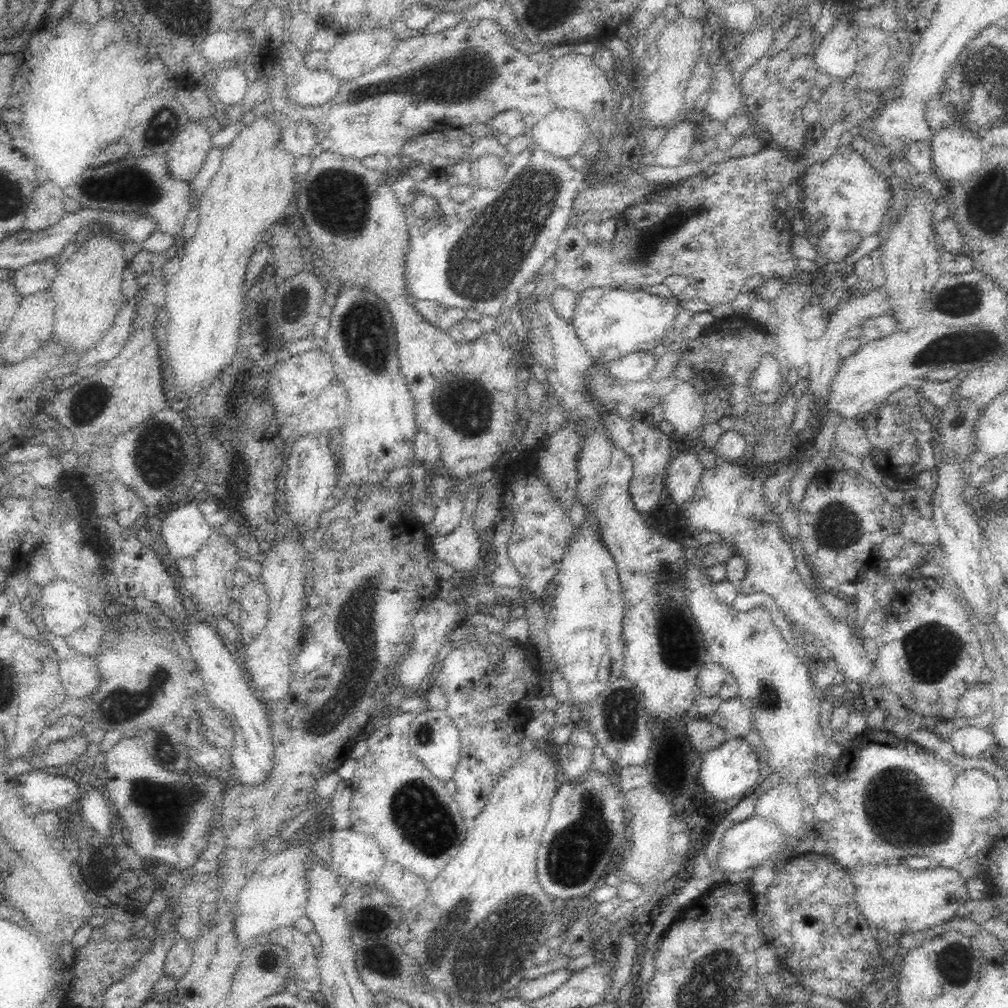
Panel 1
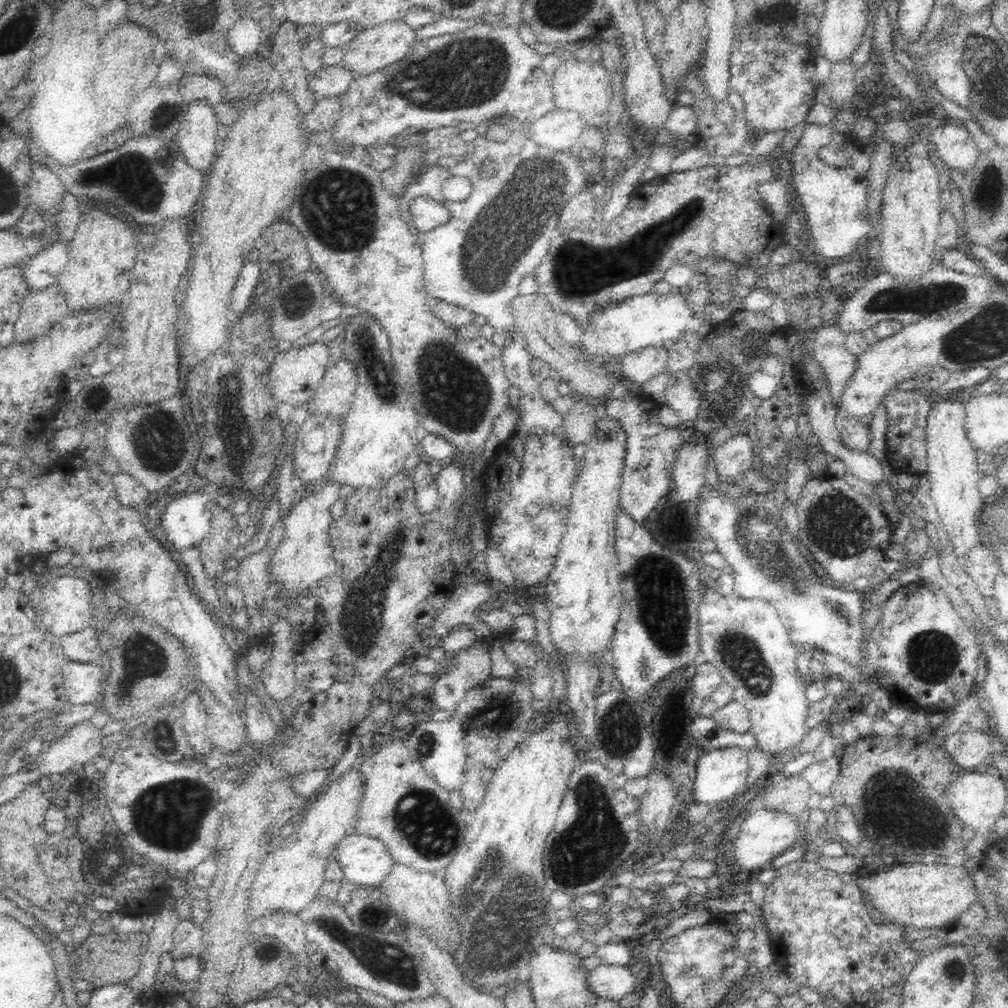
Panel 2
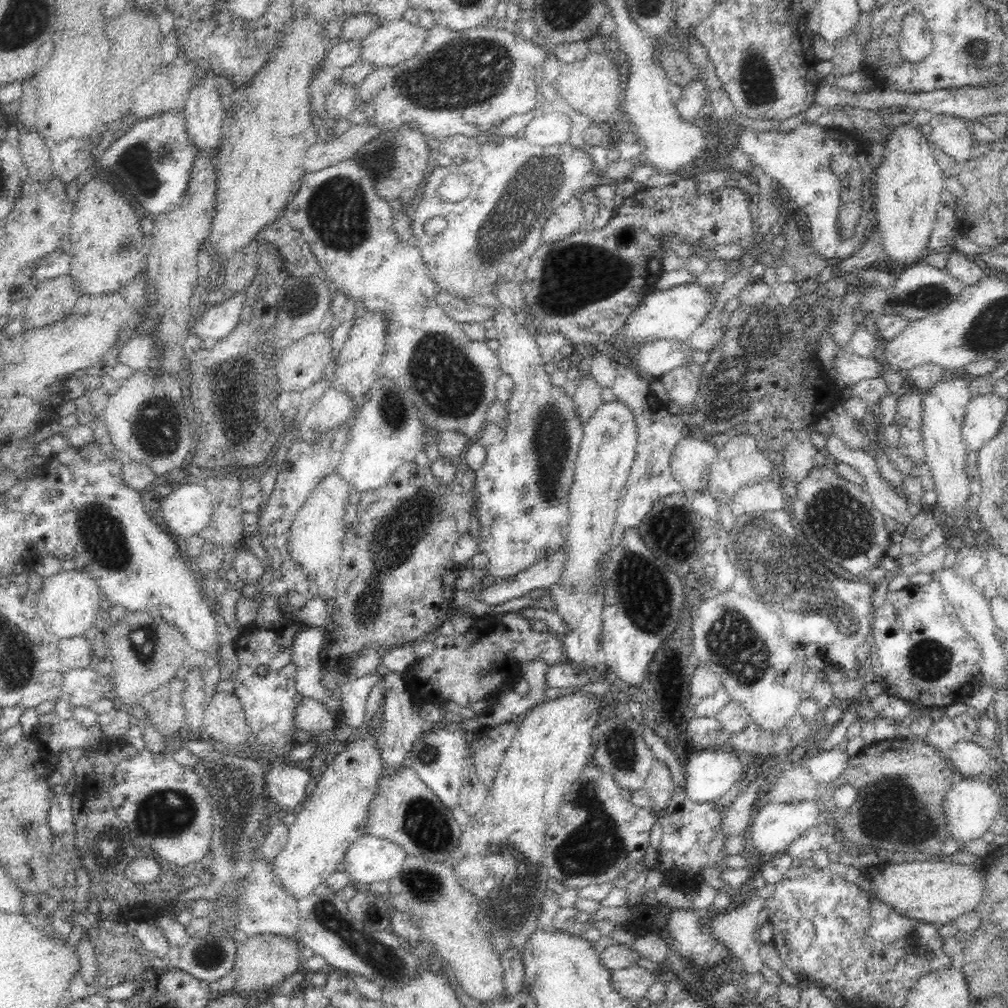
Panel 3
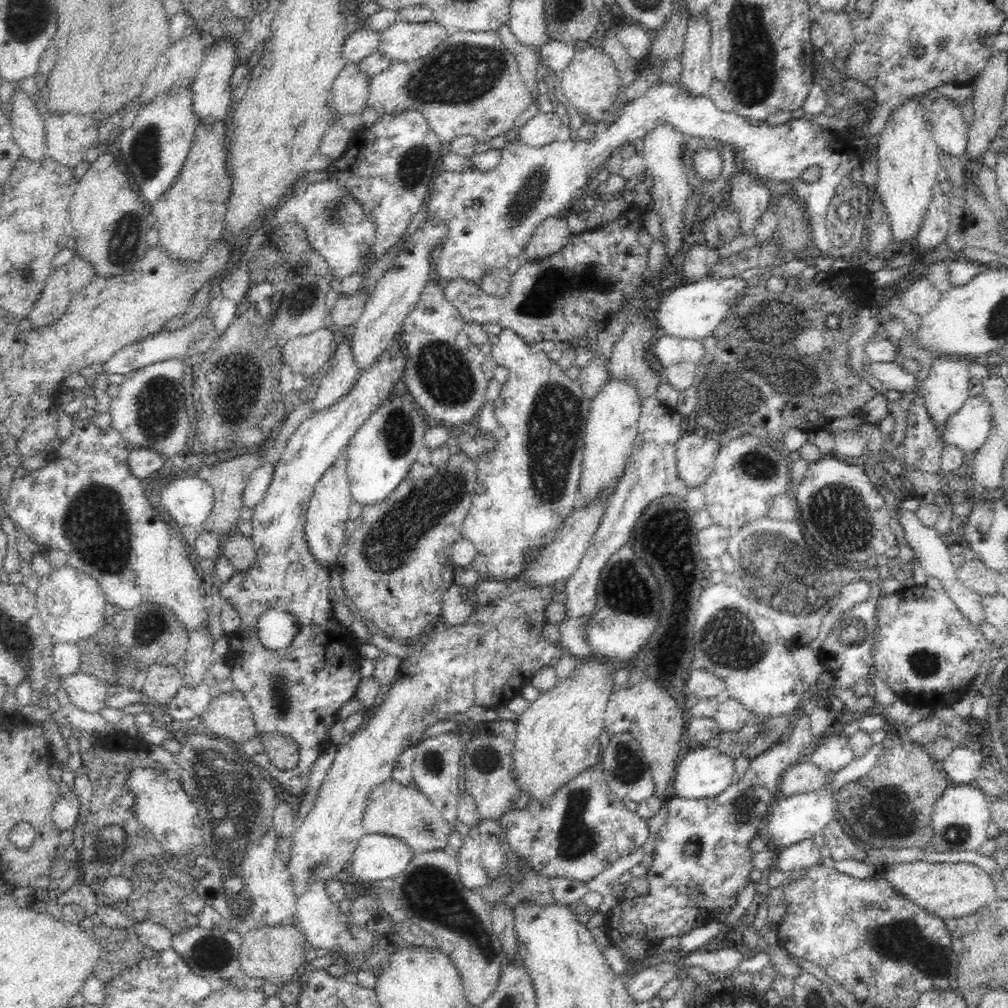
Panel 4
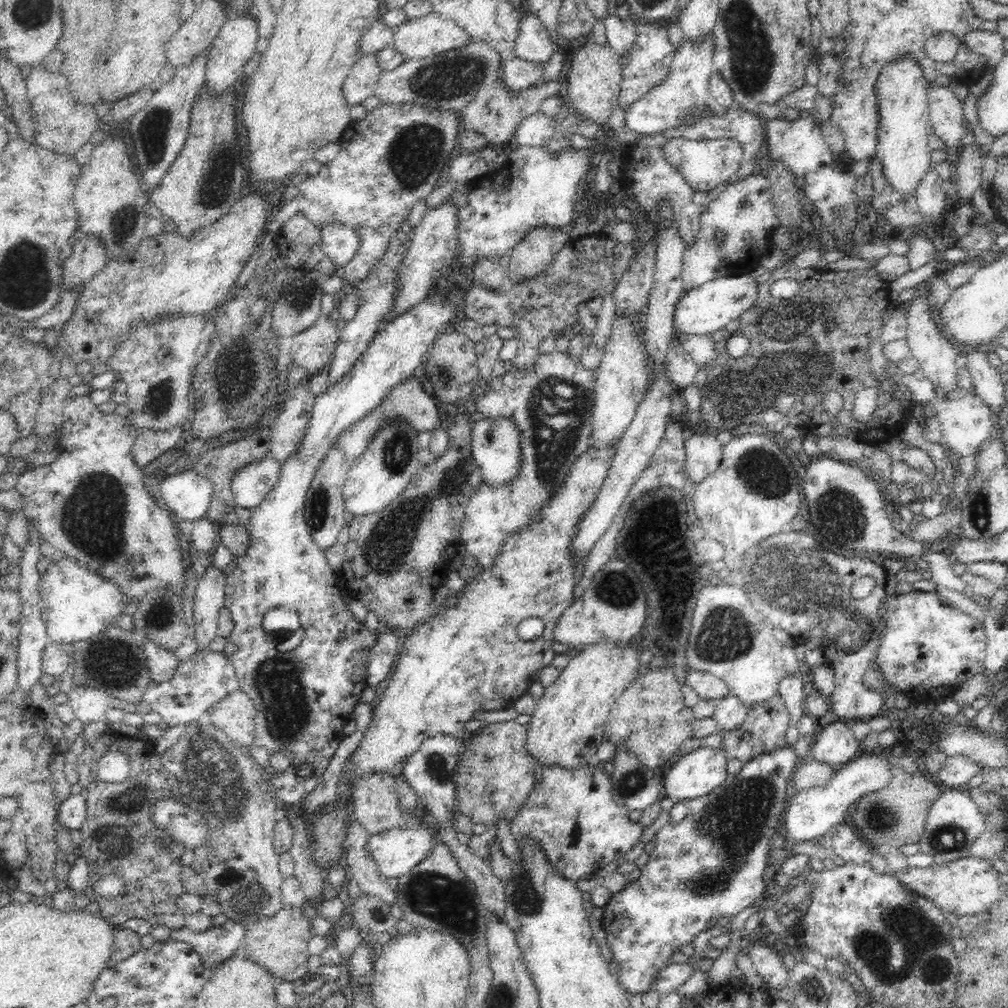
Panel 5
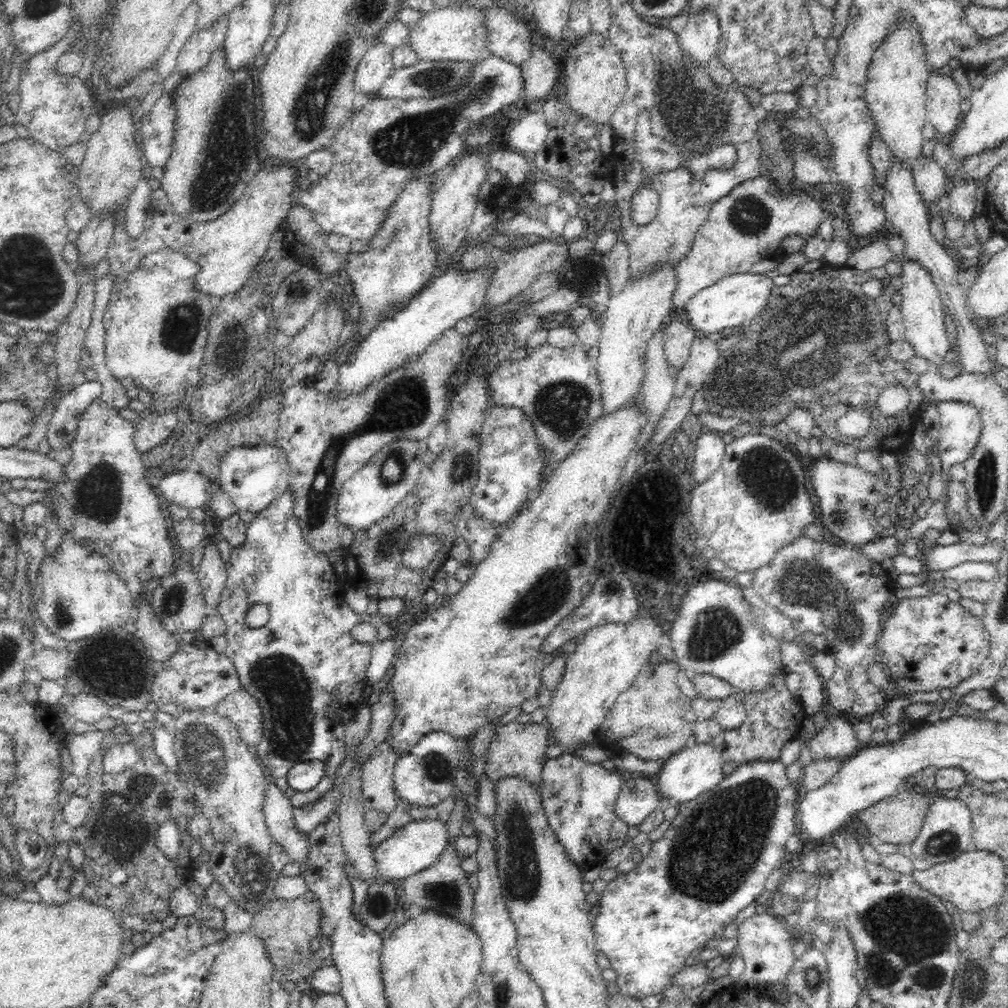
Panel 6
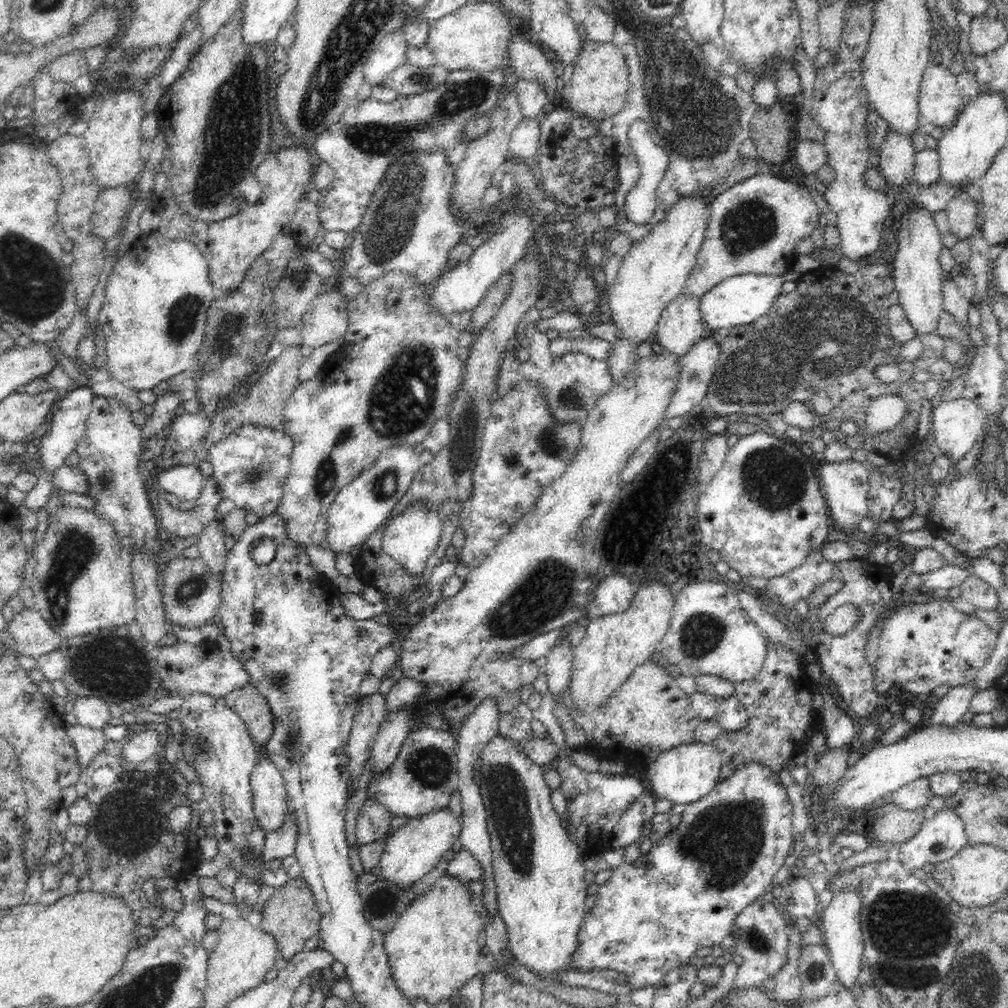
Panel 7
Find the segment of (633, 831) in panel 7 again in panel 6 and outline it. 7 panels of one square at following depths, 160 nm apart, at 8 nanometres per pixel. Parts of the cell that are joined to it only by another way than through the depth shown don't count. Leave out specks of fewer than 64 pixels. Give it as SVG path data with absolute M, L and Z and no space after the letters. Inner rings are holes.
M626 775L615 802L614 813L626 826L639 826L648 814L660 807L661 795L653 778Z

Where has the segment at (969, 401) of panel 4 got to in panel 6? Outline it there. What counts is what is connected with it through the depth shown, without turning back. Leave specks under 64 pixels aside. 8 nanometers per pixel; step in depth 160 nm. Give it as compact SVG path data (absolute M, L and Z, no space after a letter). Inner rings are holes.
M939 401L941 428L934 449L935 460L945 470L964 463L983 430L981 410L973 404Z

